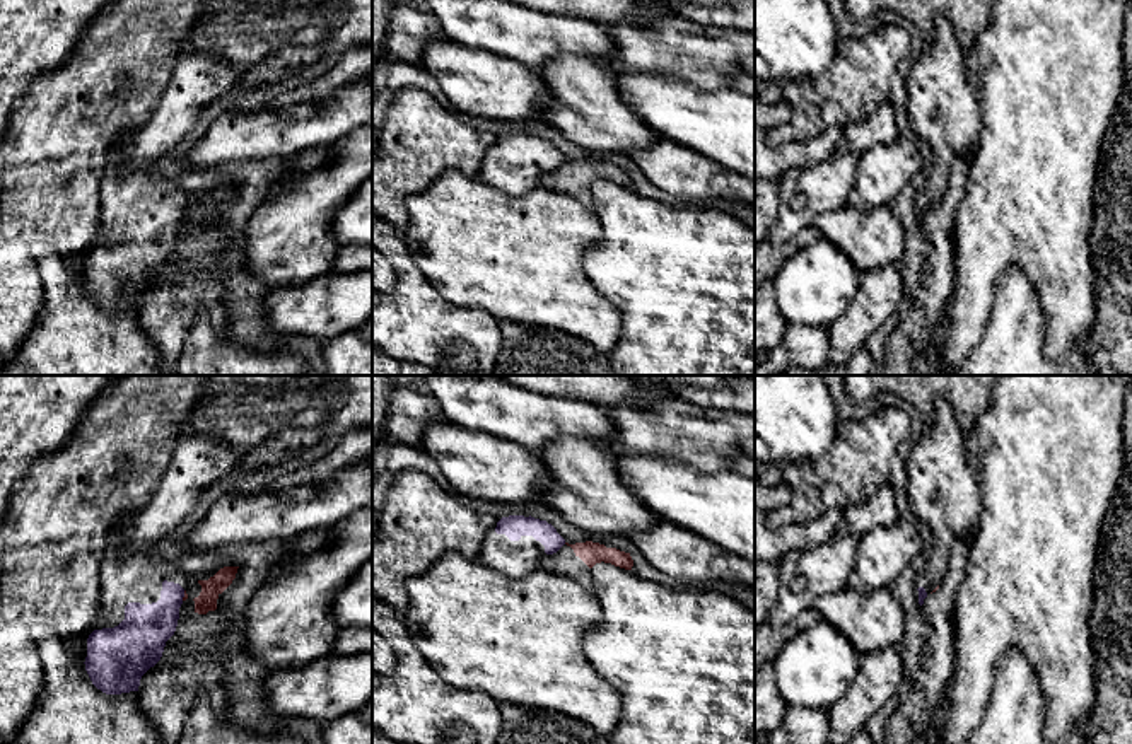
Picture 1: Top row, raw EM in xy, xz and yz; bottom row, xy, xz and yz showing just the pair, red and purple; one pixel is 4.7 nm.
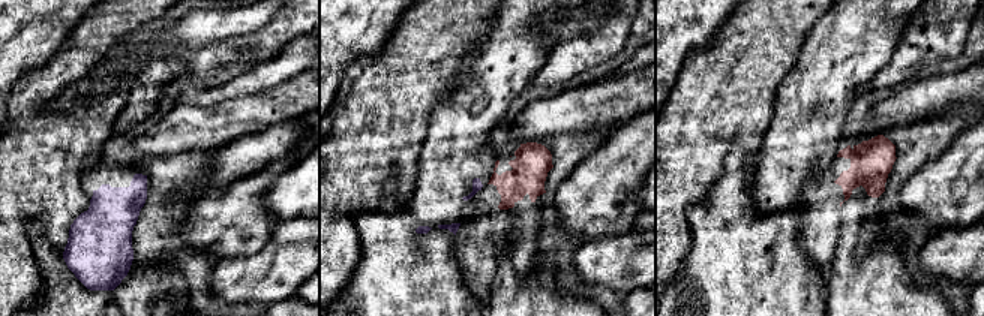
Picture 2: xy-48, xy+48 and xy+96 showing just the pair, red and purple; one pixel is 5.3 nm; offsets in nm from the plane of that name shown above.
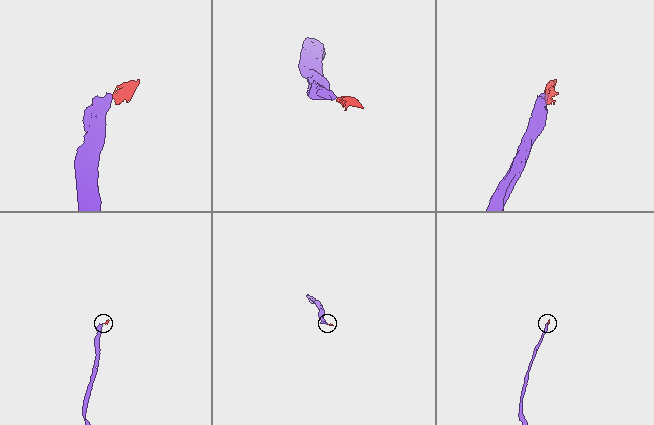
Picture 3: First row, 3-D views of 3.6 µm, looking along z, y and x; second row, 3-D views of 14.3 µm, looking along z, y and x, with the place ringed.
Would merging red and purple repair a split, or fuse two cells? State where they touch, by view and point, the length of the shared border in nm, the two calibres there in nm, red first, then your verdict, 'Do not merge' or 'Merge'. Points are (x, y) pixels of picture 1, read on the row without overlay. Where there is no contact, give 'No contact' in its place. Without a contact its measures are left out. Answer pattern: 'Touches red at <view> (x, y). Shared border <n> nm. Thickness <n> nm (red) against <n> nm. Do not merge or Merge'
Touches red at xy (185, 214). Shared border 50 nm. Thickness 20 nm (red) against 220 nm. Do not merge

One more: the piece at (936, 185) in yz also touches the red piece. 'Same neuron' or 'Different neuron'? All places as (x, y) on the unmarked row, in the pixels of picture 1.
Different neuron

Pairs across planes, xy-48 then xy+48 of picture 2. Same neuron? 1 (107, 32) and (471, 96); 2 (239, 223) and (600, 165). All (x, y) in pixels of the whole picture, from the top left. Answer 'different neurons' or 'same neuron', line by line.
1: different neurons
2: same neuron

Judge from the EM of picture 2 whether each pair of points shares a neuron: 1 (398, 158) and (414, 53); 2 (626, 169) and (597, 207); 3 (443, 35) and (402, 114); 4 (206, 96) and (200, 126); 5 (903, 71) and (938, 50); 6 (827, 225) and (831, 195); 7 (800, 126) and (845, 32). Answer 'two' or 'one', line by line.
1: one
2: one
3: one
4: two
5: one
6: one
7: one

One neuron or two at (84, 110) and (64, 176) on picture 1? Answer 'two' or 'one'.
one

